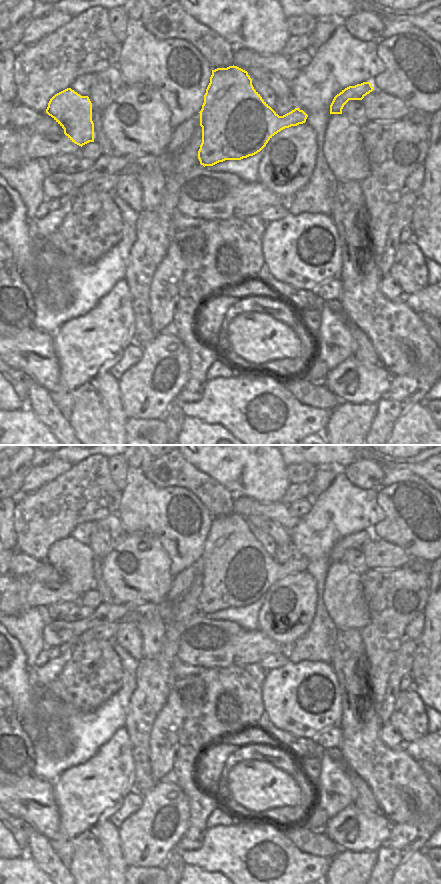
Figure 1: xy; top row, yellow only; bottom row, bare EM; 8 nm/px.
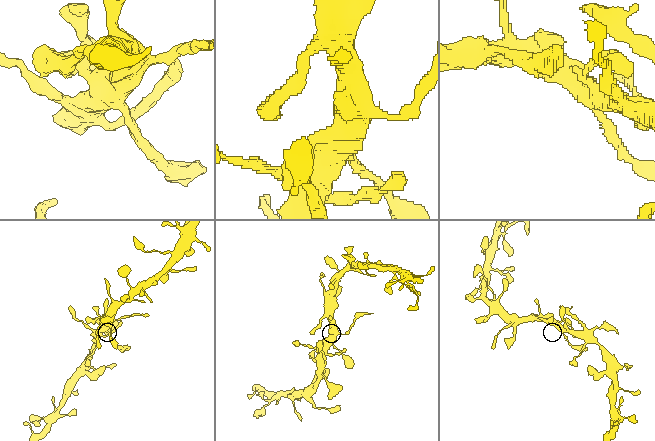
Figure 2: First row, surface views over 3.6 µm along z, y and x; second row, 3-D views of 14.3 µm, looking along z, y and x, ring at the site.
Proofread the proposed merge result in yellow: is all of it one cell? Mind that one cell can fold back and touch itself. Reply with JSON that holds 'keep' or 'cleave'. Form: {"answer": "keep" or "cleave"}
{"answer": "cleave"}

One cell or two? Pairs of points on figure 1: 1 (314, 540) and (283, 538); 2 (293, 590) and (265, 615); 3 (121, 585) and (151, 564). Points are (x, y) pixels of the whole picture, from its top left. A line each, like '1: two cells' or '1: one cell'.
1: two cells
2: one cell
3: one cell

